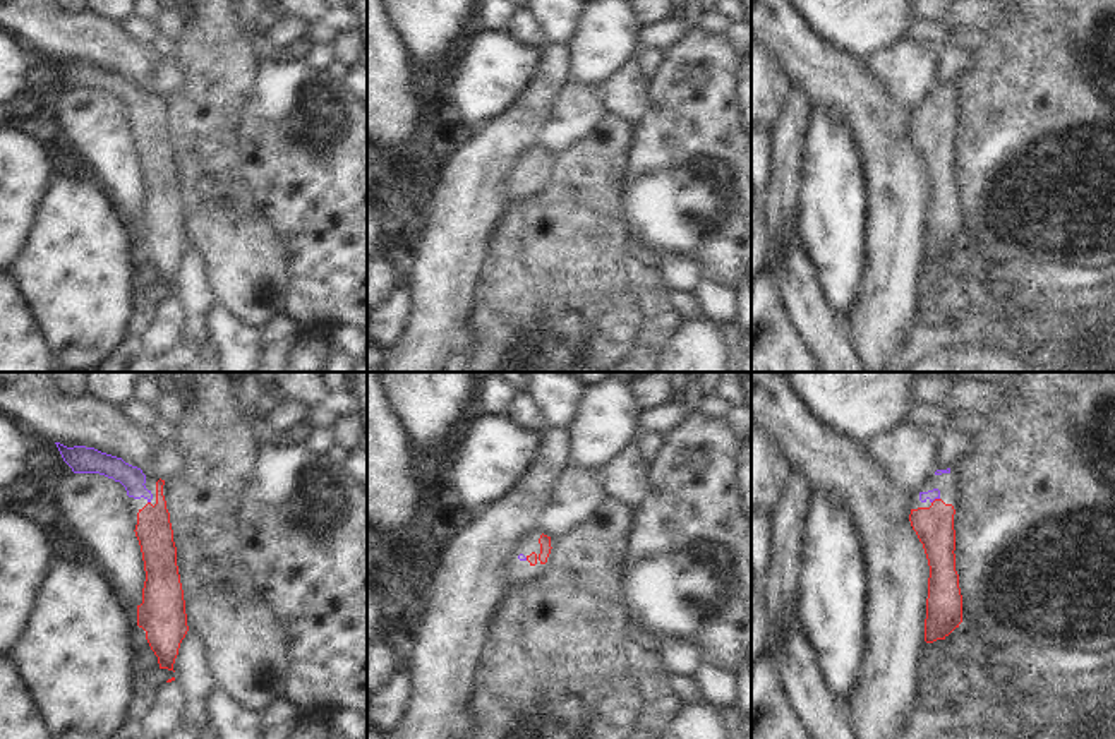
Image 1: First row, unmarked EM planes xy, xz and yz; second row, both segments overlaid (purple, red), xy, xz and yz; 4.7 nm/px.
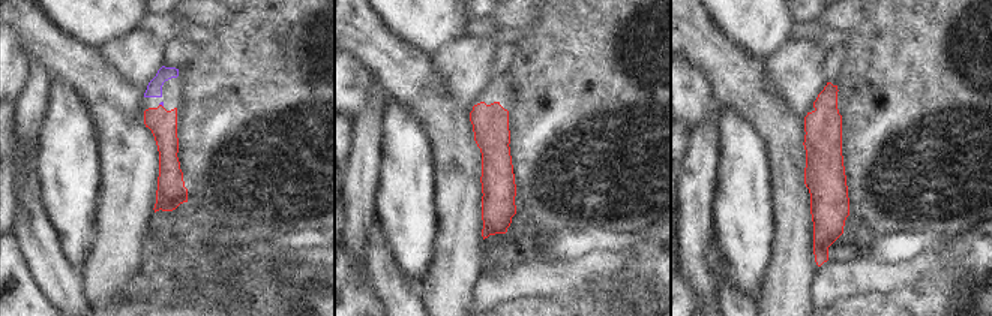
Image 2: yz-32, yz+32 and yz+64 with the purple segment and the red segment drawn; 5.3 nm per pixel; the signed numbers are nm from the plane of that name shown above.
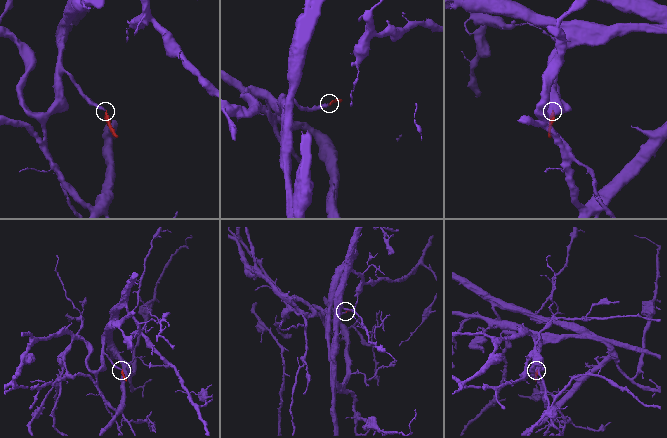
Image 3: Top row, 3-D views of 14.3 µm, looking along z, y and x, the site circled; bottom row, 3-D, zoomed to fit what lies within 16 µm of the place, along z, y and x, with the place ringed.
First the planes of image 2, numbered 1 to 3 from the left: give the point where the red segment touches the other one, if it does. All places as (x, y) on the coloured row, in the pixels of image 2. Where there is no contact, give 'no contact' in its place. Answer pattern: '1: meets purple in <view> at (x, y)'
1: meets purple in yz-32 at (161, 104)
2: no contact
3: no contact

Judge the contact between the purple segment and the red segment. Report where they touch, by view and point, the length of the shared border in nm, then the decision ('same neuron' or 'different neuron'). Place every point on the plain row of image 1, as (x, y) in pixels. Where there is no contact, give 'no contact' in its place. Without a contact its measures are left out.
meets purple in yz at (935, 114); contact 50 nm long; same neuron

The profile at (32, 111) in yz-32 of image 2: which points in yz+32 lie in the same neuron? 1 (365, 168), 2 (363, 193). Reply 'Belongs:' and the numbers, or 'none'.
Belongs: 1, 2

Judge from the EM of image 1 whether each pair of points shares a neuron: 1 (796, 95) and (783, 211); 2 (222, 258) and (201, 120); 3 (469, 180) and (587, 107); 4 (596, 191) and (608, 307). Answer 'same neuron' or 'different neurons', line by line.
1: same neuron
2: same neuron
3: different neurons
4: same neuron

